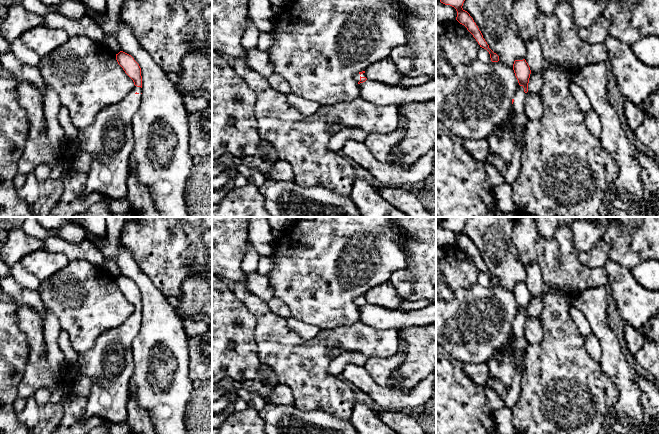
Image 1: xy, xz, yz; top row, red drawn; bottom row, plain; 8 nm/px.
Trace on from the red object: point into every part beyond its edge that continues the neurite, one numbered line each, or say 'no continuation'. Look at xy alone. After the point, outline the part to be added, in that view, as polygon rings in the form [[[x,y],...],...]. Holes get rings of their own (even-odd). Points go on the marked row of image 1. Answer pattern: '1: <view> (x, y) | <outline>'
1: xy (109, 140) | [[[134,86],[129,95],[117,104],[102,109],[94,119],[94,122],[78,130],[78,142],[81,150],[91,156],[90,170],[80,198],[89,194],[98,194],[106,197],[108,201],[123,201],[127,199],[127,178],[130,172],[129,158],[134,148],[134,132],[132,118],[140,106],[142,88]]]

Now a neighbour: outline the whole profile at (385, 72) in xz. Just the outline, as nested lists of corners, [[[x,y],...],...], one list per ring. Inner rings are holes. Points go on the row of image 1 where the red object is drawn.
[[[389,57],[370,65],[365,70],[365,74],[367,80],[388,86],[400,85],[401,79],[404,77]]]

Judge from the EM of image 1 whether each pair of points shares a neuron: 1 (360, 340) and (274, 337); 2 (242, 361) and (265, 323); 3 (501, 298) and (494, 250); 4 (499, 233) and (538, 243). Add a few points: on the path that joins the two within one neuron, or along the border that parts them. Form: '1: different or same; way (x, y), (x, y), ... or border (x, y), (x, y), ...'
1: same; way (339, 340), (324, 346), (295, 346)
2: different; border (255, 316), (255, 342), (257, 356), (261, 363)
3: different; border (498, 285), (512, 292)
4: different; border (512, 227), (512, 244), (516, 249), (518, 259)

